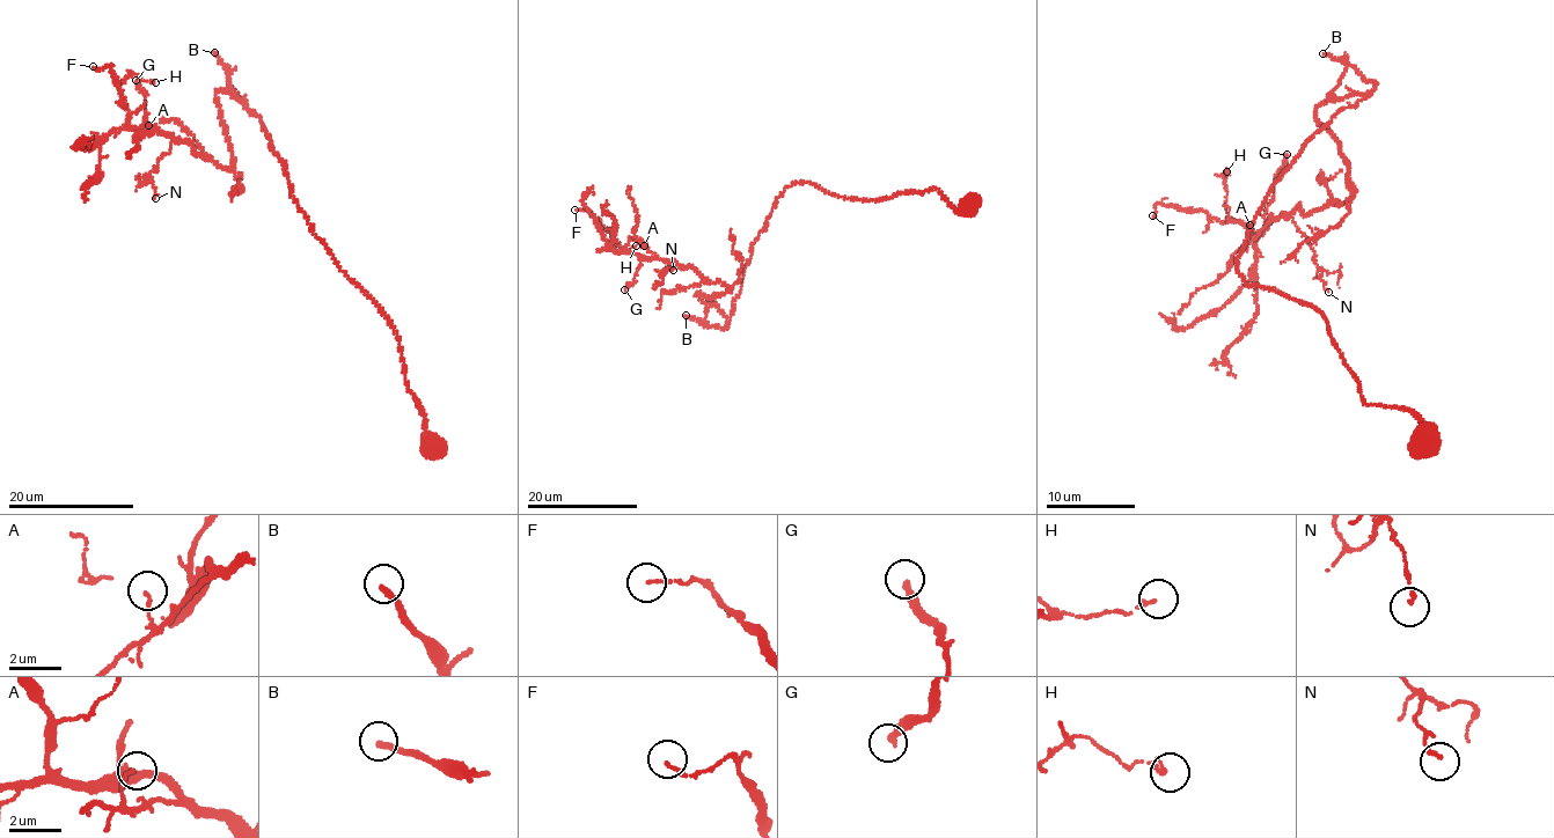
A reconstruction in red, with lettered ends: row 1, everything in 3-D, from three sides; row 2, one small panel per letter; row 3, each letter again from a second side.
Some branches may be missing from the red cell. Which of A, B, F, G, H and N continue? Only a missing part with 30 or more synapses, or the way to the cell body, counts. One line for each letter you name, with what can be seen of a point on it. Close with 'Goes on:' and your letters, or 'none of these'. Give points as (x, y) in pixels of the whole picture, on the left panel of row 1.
B: Place: (214, 52)
Goes on: B

